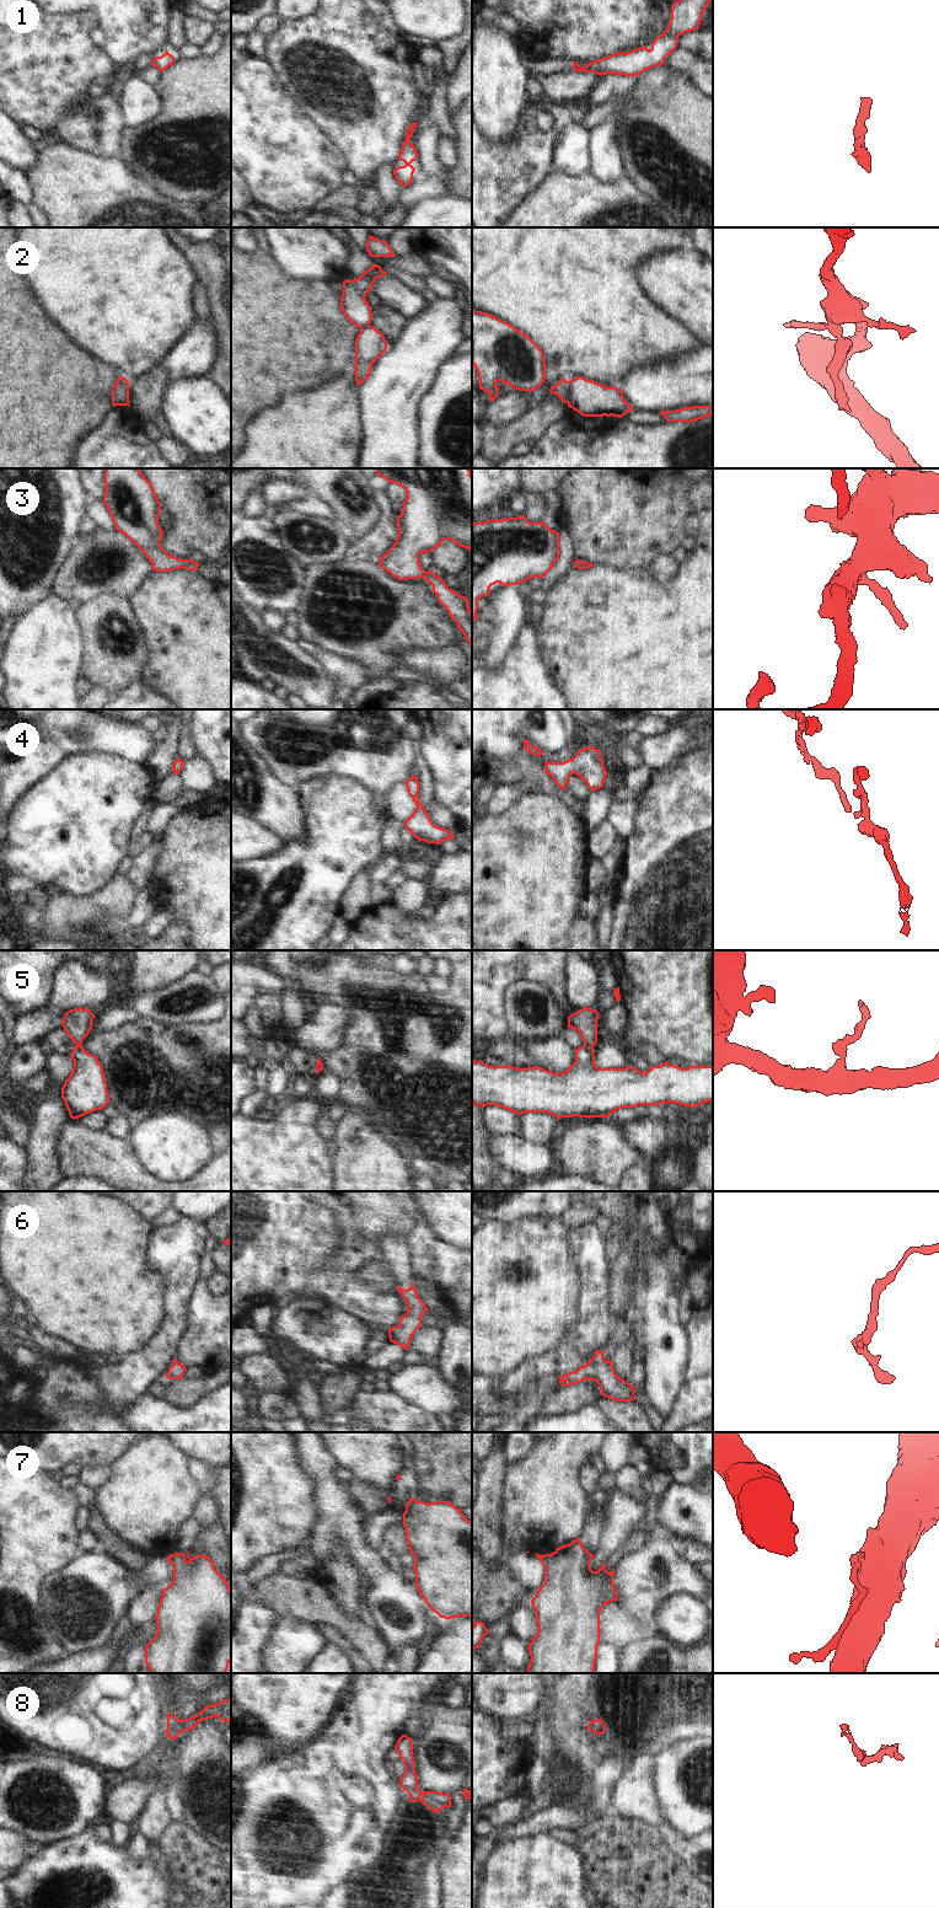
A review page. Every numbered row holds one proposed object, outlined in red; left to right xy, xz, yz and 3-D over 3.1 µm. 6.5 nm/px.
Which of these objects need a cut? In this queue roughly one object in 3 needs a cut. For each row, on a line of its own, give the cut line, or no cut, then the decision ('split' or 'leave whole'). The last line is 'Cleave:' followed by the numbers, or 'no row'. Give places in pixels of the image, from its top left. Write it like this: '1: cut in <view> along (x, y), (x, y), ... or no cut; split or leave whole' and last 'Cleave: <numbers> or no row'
1: no cut; leave whole
2: cut in yz along (569, 381), (569, 400), (567, 402); split
3: no cut; leave whole
4: no cut; leave whole
5: cut in yz along (584, 1044), (593, 1046); split
6: no cut; leave whole
7: cut in xz along (416, 1500), (406, 1509); split
8: no cut; leave whole
Cleave: 2, 5, 7

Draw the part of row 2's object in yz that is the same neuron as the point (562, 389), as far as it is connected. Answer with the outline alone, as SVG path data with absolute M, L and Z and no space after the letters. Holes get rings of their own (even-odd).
M560 379L556 386L549 388L549 393L557 395L564 403L568 403L570 397L569 381Z

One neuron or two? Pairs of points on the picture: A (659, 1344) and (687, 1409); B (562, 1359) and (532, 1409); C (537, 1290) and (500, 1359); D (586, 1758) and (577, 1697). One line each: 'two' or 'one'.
A: two
B: two
C: one
D: one

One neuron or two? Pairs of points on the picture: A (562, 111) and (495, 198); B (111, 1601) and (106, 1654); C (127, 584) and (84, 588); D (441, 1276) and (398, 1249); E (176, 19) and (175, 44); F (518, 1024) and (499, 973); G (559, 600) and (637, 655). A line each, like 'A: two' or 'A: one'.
A: one
B: two
C: one
D: two
E: one
F: two
G: one

